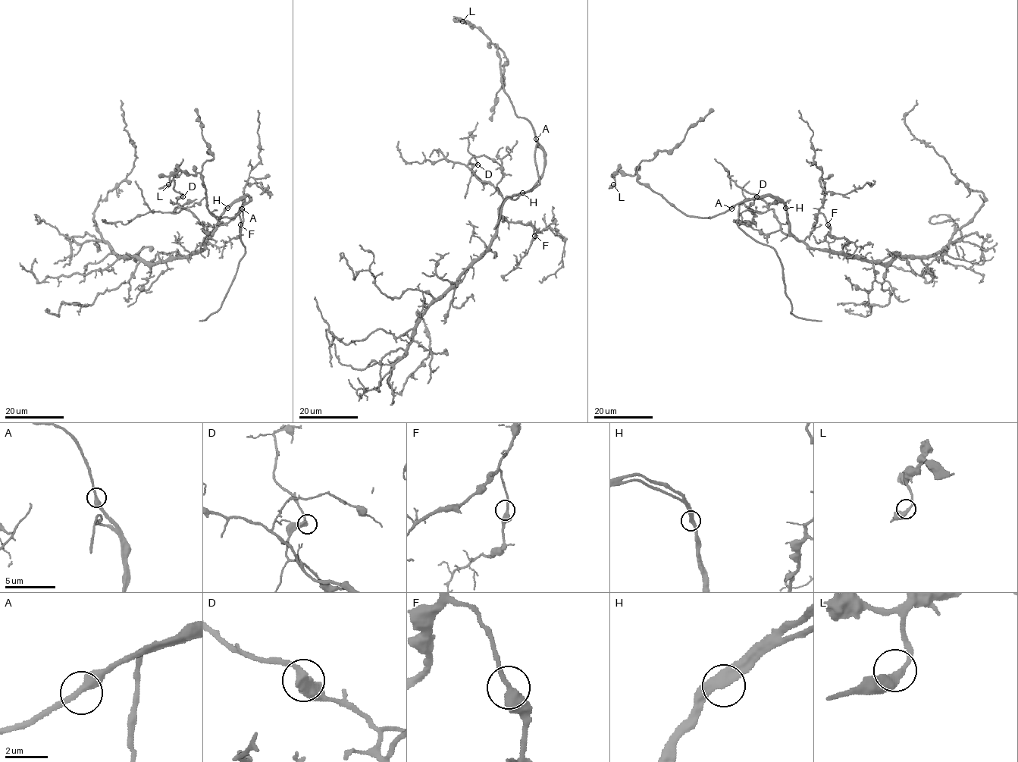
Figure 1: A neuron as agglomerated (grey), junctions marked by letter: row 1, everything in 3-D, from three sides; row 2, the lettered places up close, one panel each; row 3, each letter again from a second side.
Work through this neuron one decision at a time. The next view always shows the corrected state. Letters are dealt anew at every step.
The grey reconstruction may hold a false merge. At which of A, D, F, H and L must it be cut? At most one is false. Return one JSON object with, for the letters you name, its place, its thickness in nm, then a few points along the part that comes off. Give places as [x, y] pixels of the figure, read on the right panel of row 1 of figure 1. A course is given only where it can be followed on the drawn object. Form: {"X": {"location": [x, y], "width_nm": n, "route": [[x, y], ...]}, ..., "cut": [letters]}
{"cut": []}

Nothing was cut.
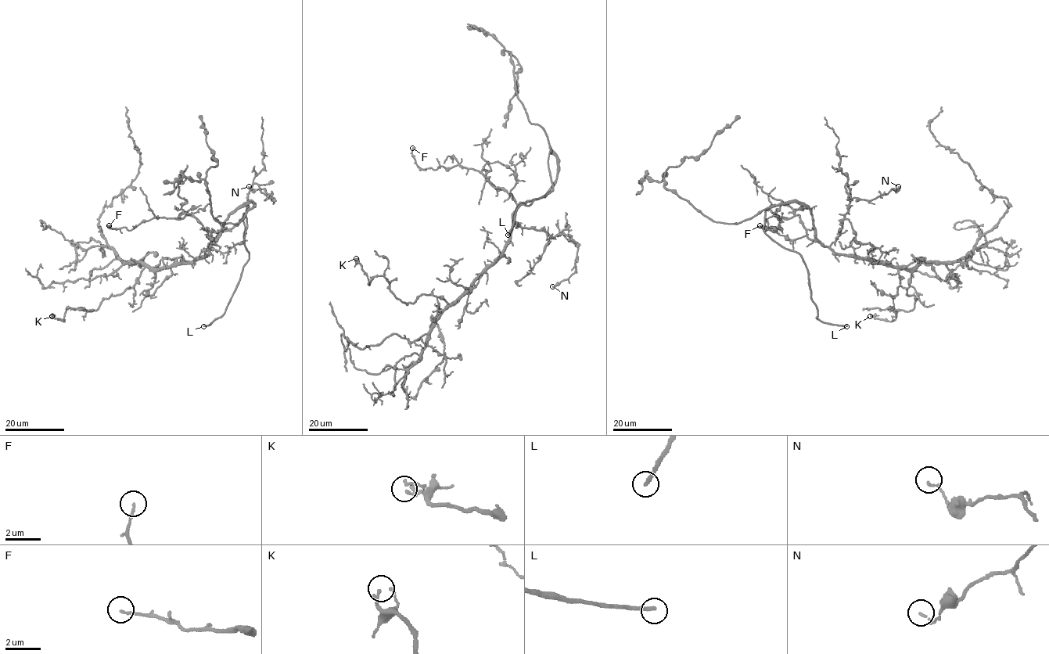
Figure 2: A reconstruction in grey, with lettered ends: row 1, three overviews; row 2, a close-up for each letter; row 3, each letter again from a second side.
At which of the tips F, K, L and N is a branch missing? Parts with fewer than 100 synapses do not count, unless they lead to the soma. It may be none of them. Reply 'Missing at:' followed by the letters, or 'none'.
Missing at: L

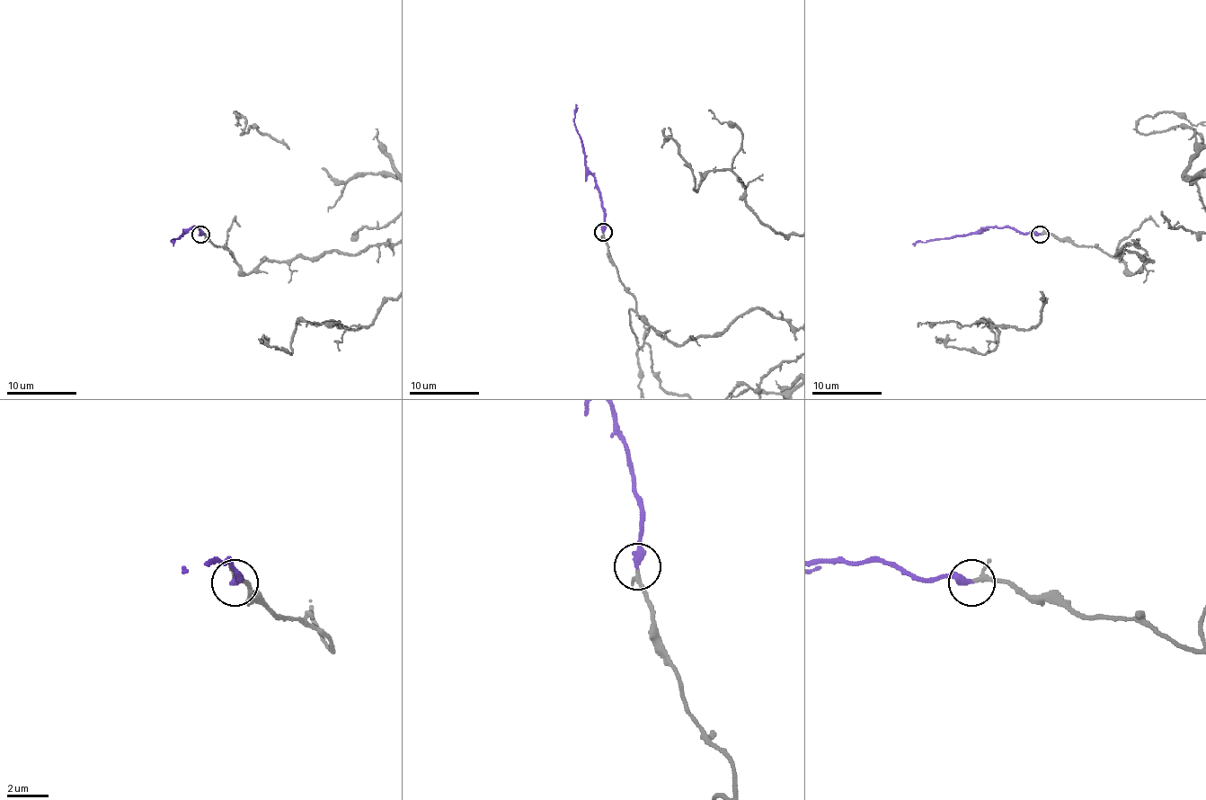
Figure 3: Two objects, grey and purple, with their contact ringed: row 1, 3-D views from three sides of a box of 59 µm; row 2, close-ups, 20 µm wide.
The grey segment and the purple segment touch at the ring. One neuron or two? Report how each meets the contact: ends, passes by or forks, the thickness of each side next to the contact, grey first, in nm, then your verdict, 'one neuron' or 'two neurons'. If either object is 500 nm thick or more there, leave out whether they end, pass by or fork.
grey passes by; purple ends; calibres 170 and 360 nm; one neuron

